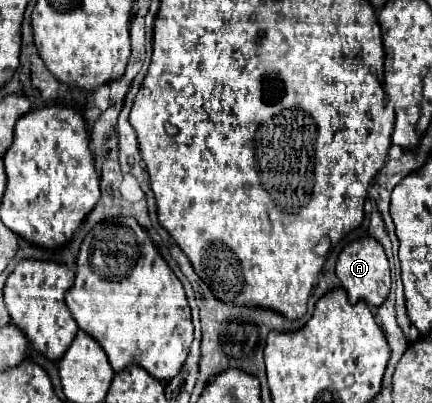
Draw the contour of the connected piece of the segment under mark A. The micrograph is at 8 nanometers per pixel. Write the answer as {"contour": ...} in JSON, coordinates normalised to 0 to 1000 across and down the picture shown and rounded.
{"contour":[[[843,588],[833,598],[810,603],[778,648],[778,687],[792,702],[792,717],[806,727],[810,752],[843,747],[856,762],[875,762],[894,747],[903,727],[903,663],[884,608],[866,588]]]}

